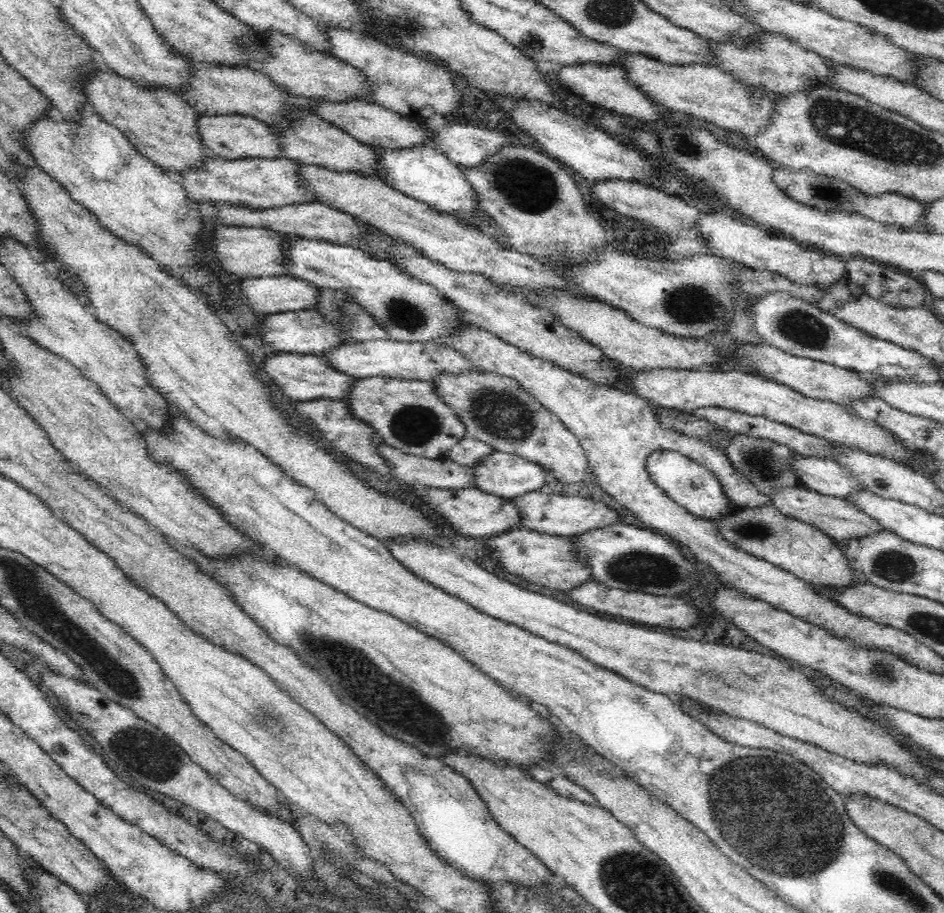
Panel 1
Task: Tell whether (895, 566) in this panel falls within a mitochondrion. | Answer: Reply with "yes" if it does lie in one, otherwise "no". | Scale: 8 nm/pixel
yes

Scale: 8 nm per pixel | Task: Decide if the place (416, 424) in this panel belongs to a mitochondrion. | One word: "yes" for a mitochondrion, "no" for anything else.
yes

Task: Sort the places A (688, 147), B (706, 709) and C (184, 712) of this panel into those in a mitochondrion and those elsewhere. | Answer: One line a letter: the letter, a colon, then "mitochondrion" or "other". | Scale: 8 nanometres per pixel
A: mitochondrion
B: other
C: other

